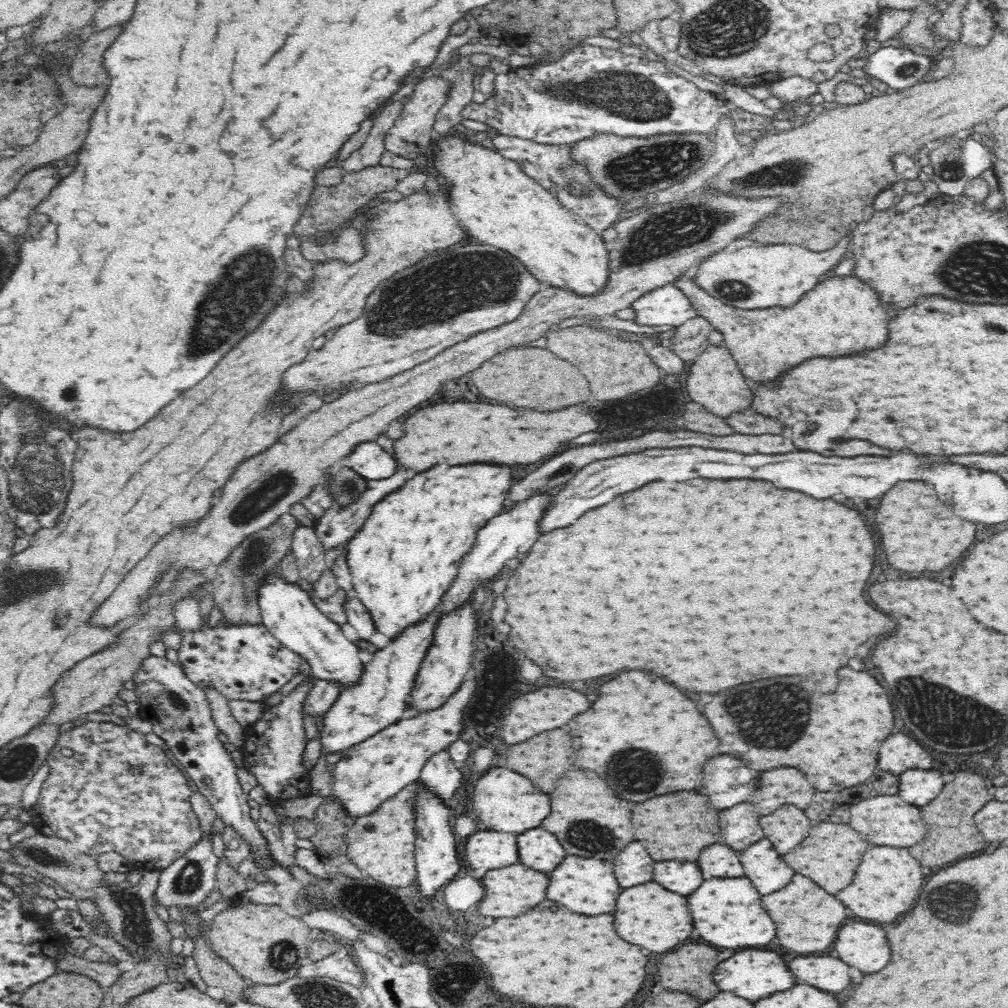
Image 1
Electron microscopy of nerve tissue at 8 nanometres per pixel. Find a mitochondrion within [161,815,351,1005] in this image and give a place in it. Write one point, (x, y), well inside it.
(283, 956)

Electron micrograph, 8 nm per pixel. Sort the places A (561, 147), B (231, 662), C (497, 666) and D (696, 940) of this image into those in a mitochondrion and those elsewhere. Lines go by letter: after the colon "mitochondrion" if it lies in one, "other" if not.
A: other
B: other
C: other
D: other

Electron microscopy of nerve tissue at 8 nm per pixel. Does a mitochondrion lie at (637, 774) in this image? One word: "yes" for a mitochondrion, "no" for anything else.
yes

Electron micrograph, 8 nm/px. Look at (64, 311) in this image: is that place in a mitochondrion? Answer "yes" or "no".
no

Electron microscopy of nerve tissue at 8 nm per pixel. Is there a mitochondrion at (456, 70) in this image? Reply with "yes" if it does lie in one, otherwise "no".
yes

